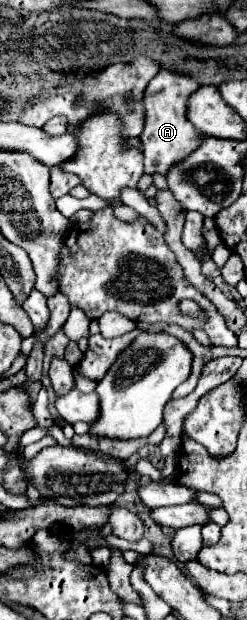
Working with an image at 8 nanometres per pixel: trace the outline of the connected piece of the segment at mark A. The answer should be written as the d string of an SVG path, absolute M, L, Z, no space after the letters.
M162 68L146 86L144 90L144 130L140 134L142 140L142 154L144 154L144 174L166 174L170 164L182 160L198 146L202 132L194 130L190 120L186 118L186 96L198 88L198 82L190 74L182 74L170 68Z

